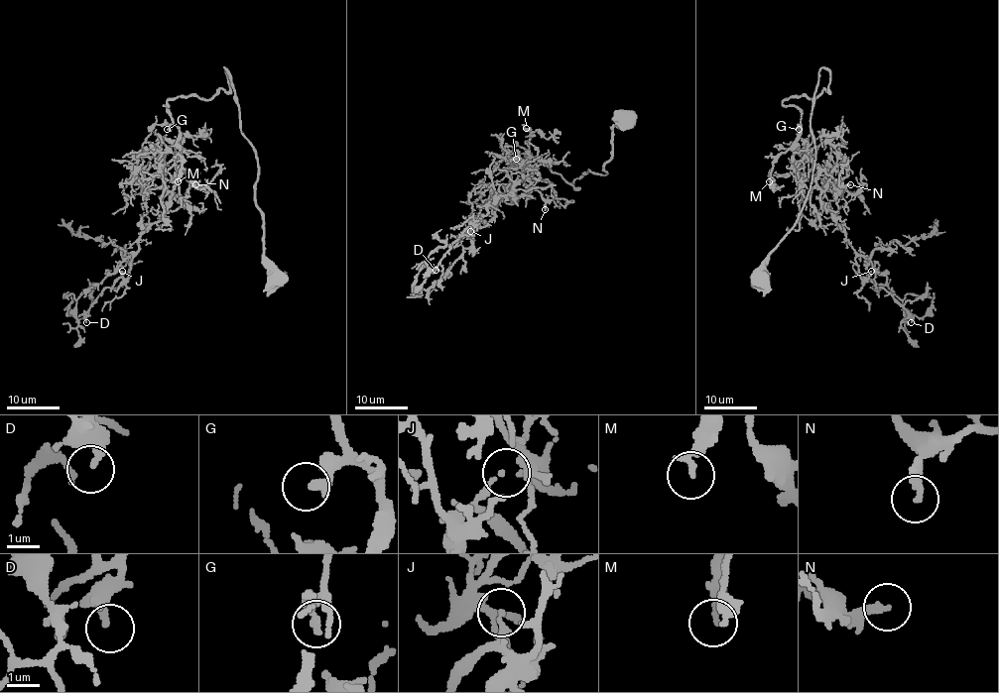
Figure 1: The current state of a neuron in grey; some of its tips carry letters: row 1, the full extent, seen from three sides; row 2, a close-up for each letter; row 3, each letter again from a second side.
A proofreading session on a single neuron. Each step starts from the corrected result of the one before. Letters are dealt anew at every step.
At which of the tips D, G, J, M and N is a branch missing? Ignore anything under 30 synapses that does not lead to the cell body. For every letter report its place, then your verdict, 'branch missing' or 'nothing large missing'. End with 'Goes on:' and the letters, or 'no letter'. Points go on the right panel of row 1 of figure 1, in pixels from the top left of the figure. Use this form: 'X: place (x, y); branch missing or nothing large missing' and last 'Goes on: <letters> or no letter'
D: place (911, 322); nothing large missing
G: place (799, 129); branch missing
J: place (871, 271); nothing large missing
M: place (769, 181); nothing large missing
N: place (850, 184); nothing large missing
Goes on: G

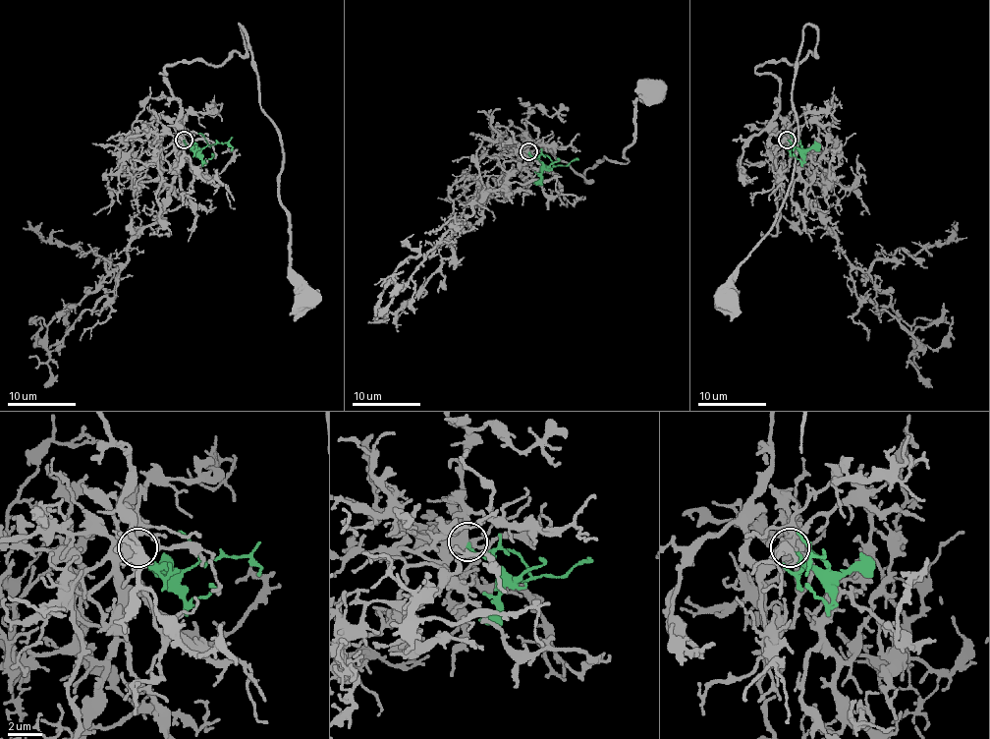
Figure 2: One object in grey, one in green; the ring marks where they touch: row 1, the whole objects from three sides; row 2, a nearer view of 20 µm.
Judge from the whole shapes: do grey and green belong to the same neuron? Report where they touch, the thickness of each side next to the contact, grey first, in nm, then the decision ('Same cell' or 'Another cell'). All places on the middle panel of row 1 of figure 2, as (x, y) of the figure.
Place: (528, 151). Thickness 400 nm (grey) against 200 nm. Same cell

